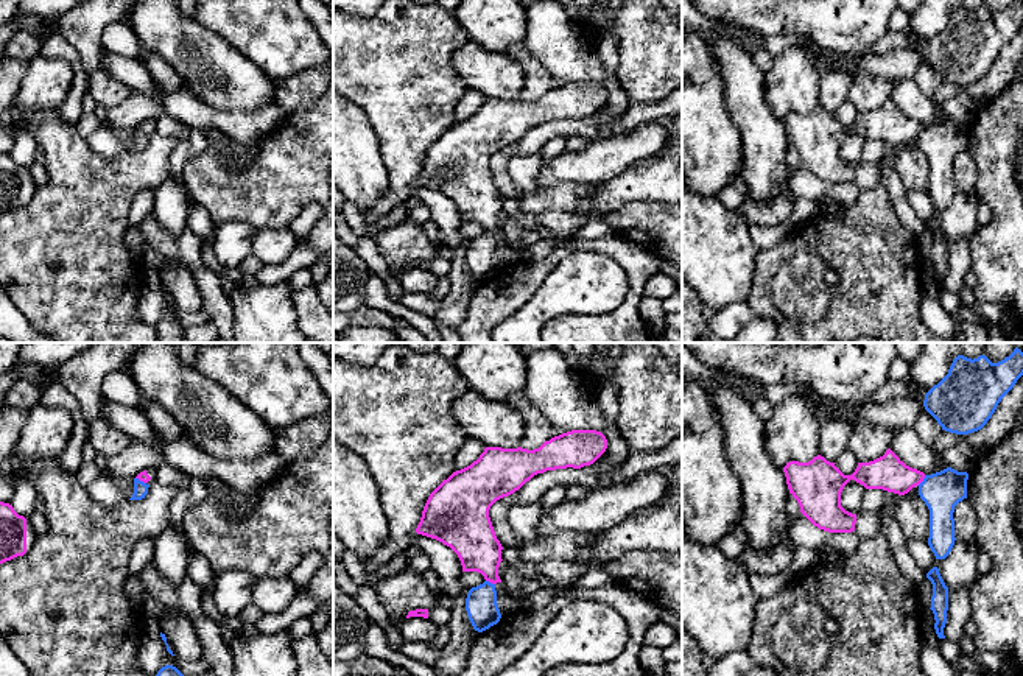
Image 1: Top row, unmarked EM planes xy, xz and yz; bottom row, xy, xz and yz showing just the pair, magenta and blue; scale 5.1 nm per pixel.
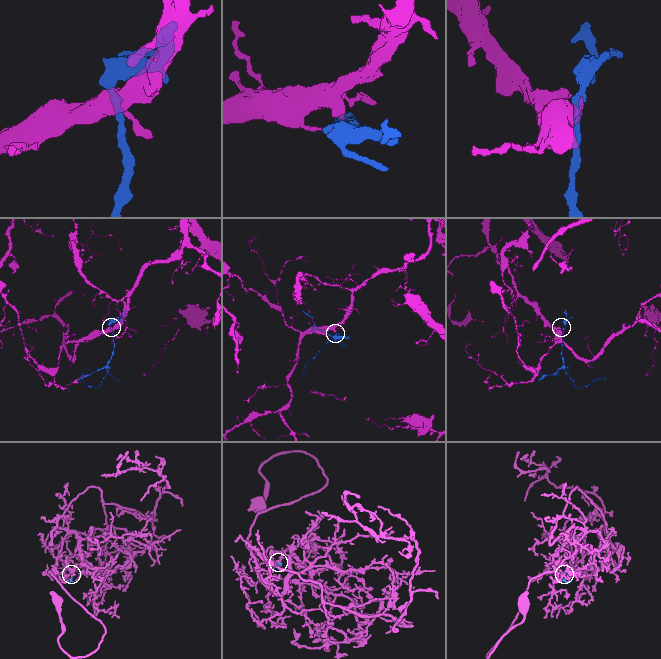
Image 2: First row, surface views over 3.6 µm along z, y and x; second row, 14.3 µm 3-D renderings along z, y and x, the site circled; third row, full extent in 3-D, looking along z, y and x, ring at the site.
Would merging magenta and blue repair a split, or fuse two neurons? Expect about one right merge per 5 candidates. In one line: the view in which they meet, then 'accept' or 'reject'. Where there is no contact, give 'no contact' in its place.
contact in yz; reject

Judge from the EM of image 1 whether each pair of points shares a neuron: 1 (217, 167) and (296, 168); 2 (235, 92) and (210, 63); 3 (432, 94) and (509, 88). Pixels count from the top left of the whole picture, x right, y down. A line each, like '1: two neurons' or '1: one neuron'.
1: one neuron
2: one neuron
3: two neurons

